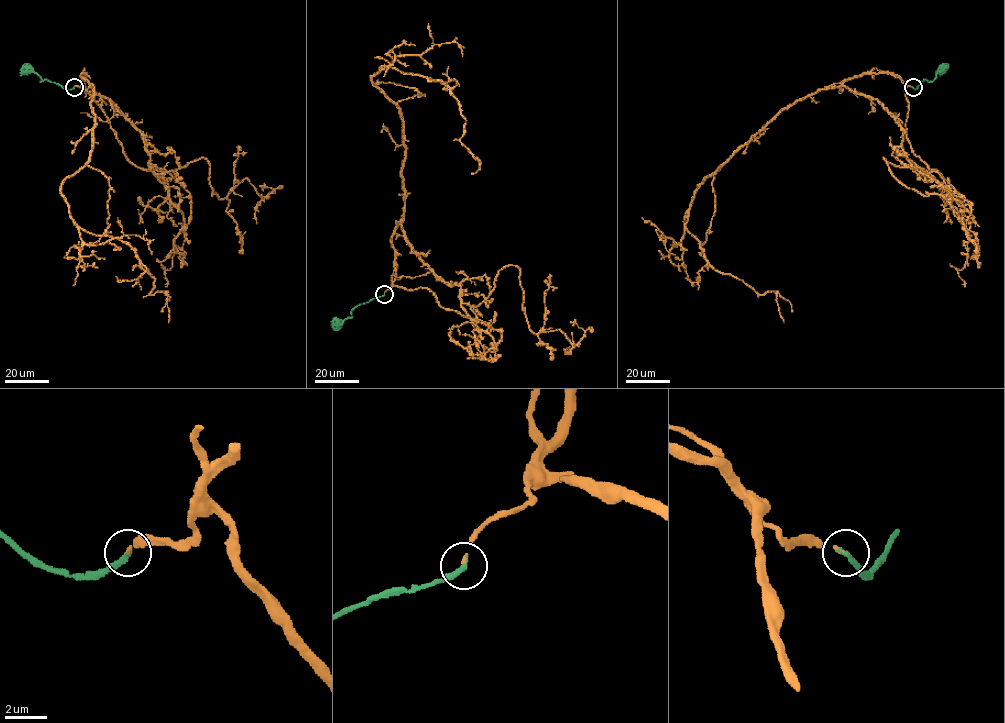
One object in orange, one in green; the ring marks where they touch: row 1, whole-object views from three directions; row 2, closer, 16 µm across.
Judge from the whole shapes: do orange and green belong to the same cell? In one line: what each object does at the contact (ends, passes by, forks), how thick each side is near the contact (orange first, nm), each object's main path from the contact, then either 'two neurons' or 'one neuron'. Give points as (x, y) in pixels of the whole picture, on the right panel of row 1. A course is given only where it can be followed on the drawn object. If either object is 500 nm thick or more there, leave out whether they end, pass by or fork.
orange ends; green ends; calibres 170 and 280 nm; course orange (913, 87), (884, 72), (819, 89), (696, 191), (686, 226), (708, 262), (775, 291), (783, 322); course green (913, 87), (915, 89), (924, 79), (932, 81), (936, 73), (942, 70); one neuron

